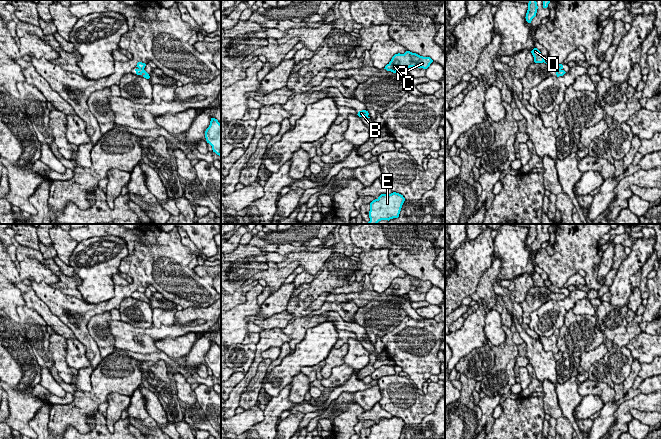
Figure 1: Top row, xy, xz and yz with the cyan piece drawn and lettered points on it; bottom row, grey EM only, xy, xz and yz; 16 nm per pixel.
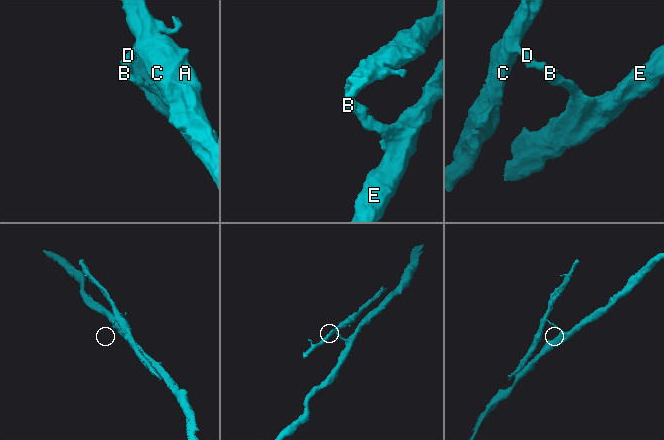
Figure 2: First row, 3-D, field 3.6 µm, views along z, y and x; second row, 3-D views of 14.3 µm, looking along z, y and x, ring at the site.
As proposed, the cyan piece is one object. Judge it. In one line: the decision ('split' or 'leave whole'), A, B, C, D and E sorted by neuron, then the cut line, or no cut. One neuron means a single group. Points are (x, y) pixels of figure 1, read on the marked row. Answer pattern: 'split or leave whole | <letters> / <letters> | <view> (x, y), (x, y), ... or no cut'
split | A C D / B E | yz (555, 68), (560, 69)

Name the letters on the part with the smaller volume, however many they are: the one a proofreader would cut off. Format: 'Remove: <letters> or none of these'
Remove: A, C, D

